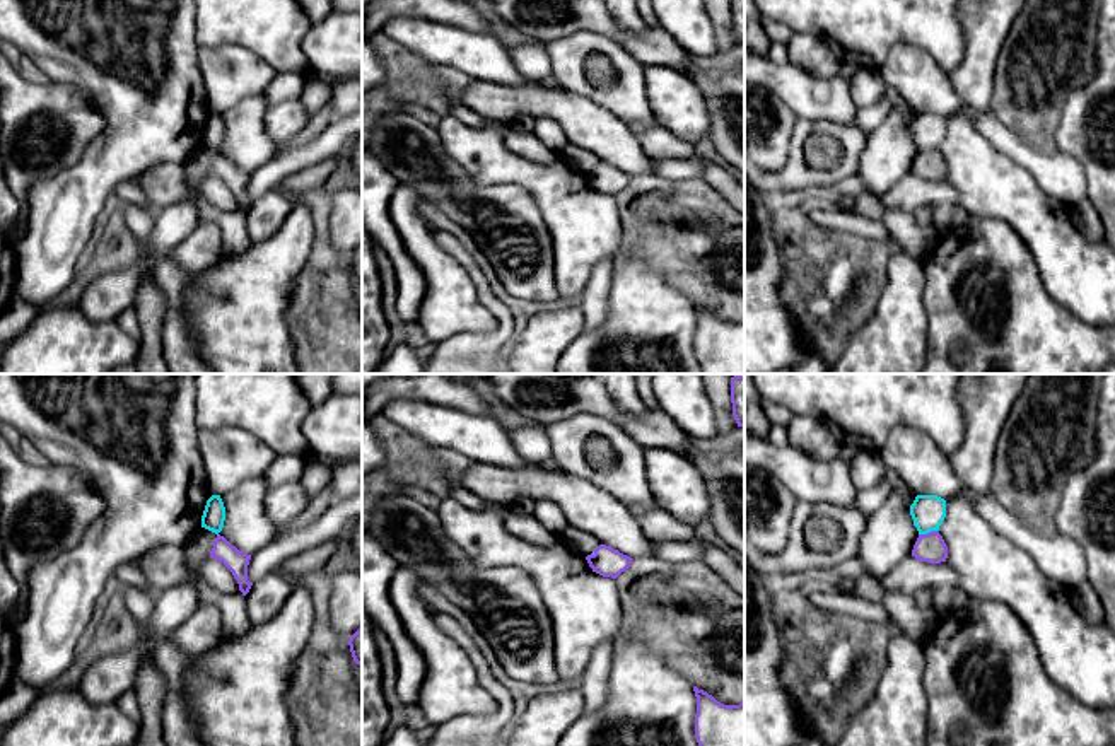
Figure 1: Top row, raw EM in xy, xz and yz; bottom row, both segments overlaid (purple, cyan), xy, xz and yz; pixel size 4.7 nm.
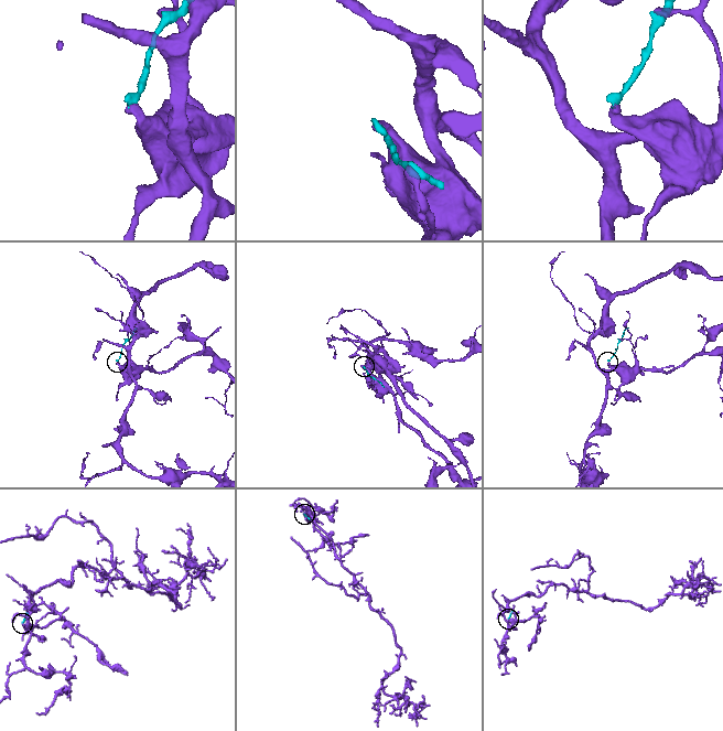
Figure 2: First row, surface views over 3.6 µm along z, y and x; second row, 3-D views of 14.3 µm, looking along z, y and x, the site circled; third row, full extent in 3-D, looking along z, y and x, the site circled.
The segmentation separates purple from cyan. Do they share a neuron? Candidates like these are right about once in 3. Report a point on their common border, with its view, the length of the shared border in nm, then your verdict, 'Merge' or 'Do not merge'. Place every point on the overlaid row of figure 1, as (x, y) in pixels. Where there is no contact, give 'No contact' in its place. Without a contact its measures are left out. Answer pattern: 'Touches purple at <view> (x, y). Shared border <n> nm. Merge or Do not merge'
Touches purple at yz (928, 533). Shared border 90 nm. Do not merge

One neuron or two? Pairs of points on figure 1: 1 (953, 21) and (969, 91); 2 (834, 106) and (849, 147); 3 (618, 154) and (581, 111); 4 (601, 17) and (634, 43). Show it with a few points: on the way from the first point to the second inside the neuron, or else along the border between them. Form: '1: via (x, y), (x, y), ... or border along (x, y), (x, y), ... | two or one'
1: via (965, 38), (969, 74) | one
2: border along (801, 118), (828, 120), (852, 127) | two
3: via (612, 144), (589, 122) | one
4: via (610, 26), (625, 41) | one

